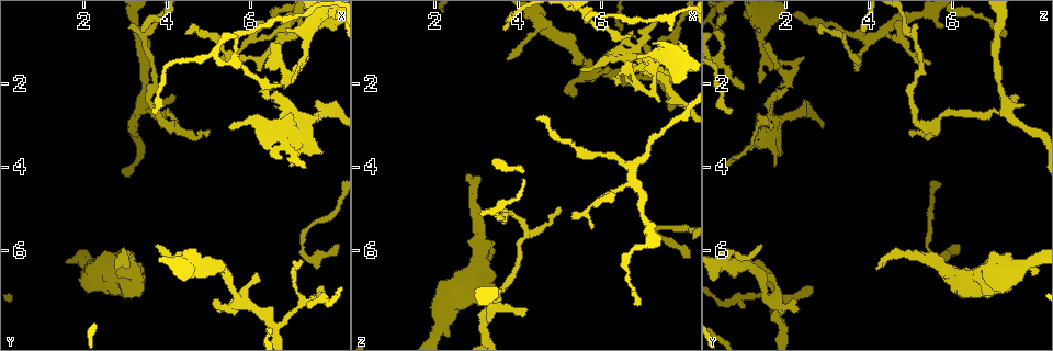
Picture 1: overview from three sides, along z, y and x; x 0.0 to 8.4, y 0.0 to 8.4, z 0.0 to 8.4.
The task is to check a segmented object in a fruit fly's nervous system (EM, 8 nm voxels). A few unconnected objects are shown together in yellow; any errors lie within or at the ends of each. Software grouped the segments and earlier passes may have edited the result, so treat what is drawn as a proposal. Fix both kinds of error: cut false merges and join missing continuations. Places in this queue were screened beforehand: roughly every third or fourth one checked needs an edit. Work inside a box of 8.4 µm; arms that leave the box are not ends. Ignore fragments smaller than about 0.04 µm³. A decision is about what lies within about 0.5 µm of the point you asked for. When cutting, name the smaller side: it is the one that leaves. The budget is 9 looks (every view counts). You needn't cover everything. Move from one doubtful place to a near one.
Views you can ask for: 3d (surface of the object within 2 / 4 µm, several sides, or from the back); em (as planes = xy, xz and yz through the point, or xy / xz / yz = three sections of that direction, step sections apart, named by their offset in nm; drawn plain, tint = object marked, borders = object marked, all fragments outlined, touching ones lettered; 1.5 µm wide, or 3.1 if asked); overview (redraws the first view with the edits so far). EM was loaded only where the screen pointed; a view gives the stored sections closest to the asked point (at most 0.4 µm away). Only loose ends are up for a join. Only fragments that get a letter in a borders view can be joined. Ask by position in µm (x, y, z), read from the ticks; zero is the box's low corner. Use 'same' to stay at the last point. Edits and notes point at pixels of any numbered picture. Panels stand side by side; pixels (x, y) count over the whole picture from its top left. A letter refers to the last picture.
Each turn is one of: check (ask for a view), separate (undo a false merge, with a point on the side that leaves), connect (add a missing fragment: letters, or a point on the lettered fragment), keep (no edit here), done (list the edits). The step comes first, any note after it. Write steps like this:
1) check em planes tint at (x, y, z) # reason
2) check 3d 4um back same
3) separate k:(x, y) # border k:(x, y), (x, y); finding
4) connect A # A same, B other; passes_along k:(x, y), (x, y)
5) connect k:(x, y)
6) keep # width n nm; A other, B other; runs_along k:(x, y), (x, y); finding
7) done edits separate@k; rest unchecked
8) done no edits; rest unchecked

check em planes tint at (6.80, 2.10, 0.85) # branch stops here

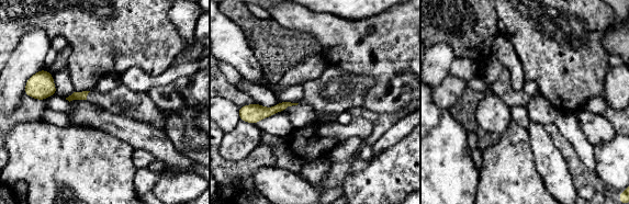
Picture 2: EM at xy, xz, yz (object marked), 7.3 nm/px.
check em planes borders same # what lies round it

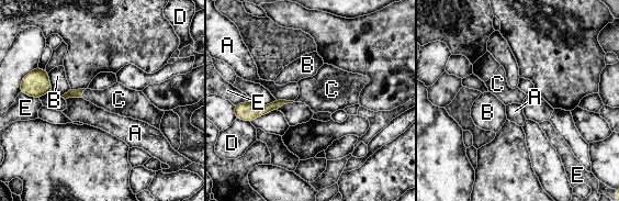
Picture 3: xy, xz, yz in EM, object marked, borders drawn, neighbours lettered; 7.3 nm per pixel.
connect C # A other, B other, C same, D other, E other; passes_along 3:(71, 92), (82, 92), (115, 99); it goes on there

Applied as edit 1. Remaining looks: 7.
check em yz step 8 tint at (5.50, 2.95, 1.70) # tapers out

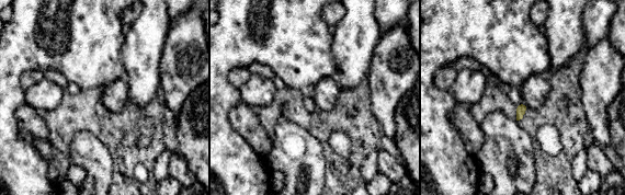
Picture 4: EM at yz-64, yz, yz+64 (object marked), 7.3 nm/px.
check em planes borders same # another direction

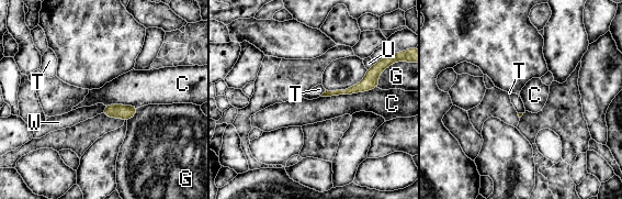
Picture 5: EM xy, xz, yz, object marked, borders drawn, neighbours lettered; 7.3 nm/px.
keep # C other, G other, T other, U other, W other; runs_along 5:(375, 78), (355, 89), (327, 94); no lettered fragment goes on from it

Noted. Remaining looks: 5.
check 3d 2um at (3.75, 5.85, 1.40) # free end

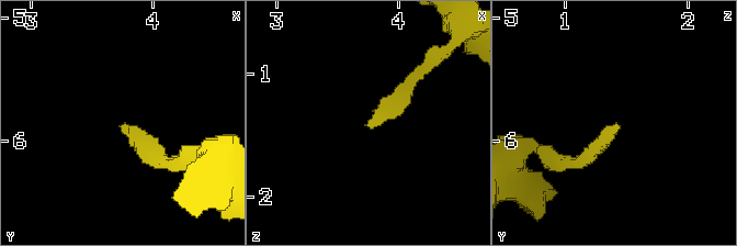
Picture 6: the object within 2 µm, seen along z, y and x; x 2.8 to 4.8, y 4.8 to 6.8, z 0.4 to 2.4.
check em yz step 4 borders at (3.76, 5.88, 1.42) # now the EM

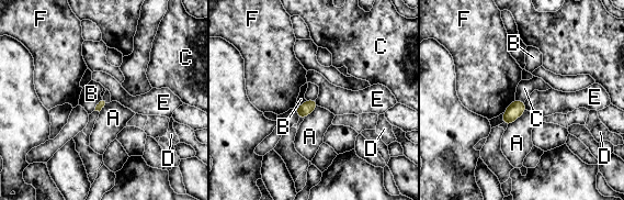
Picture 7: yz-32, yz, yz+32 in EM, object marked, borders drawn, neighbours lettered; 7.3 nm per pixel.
check em planes borders same # cut it another way

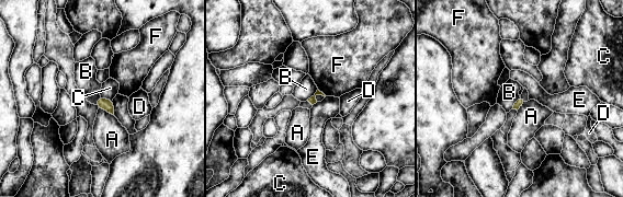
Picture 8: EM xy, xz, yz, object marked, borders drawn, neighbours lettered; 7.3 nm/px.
keep # A other, B other, C other, D other, E other, F other; border 8:(317, 89), (306, 100); none of them fits

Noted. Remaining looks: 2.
check em planes borders at (3.35, 2.55, 7.25) # a fork

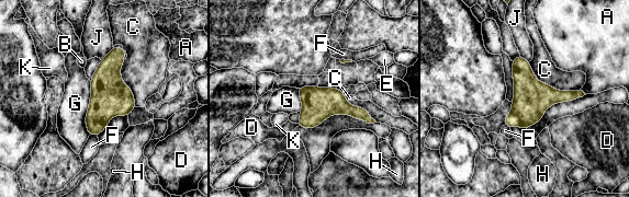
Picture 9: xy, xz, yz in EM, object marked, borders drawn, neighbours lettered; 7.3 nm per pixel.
keep # width 240 nm; longest_contact C 440 nm; A other, B other, C other, D other, E other, F other, G other, H other, J other, K other; continuous, no second neuron

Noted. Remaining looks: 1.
done edits connect@3; rest unchecked

